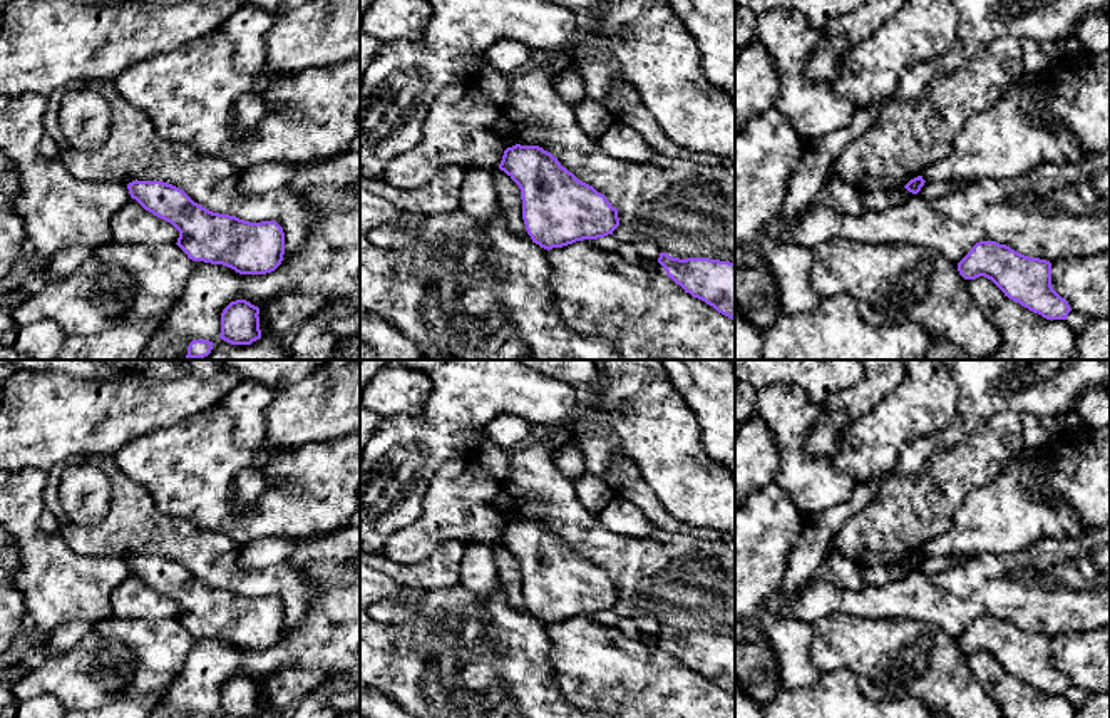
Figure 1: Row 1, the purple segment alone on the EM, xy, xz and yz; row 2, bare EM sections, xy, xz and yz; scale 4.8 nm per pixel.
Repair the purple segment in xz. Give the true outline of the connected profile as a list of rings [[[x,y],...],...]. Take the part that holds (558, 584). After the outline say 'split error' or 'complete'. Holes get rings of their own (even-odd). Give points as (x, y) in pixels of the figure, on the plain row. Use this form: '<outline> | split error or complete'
[[[516,519],[504,526],[499,544],[521,564],[522,594],[532,618],[544,624],[563,623],[583,614],[598,614],[619,601],[618,584],[604,569],[579,556],[558,532],[539,521]]] | complete

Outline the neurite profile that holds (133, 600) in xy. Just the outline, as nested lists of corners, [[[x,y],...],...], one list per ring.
[[[136,574],[112,591],[110,604],[112,616],[122,619],[169,619],[179,613],[171,597],[146,586]]]

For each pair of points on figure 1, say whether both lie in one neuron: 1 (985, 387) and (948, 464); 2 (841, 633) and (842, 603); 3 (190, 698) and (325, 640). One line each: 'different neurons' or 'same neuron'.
1: different neurons
2: different neurons
3: same neuron

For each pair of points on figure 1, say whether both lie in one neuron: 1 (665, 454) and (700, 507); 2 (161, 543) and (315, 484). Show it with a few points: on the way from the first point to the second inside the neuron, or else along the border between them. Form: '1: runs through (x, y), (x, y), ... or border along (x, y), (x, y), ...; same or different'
1: runs through (677, 467), (700, 494); same
2: border along (163, 512), (226, 534), (236, 543); different

